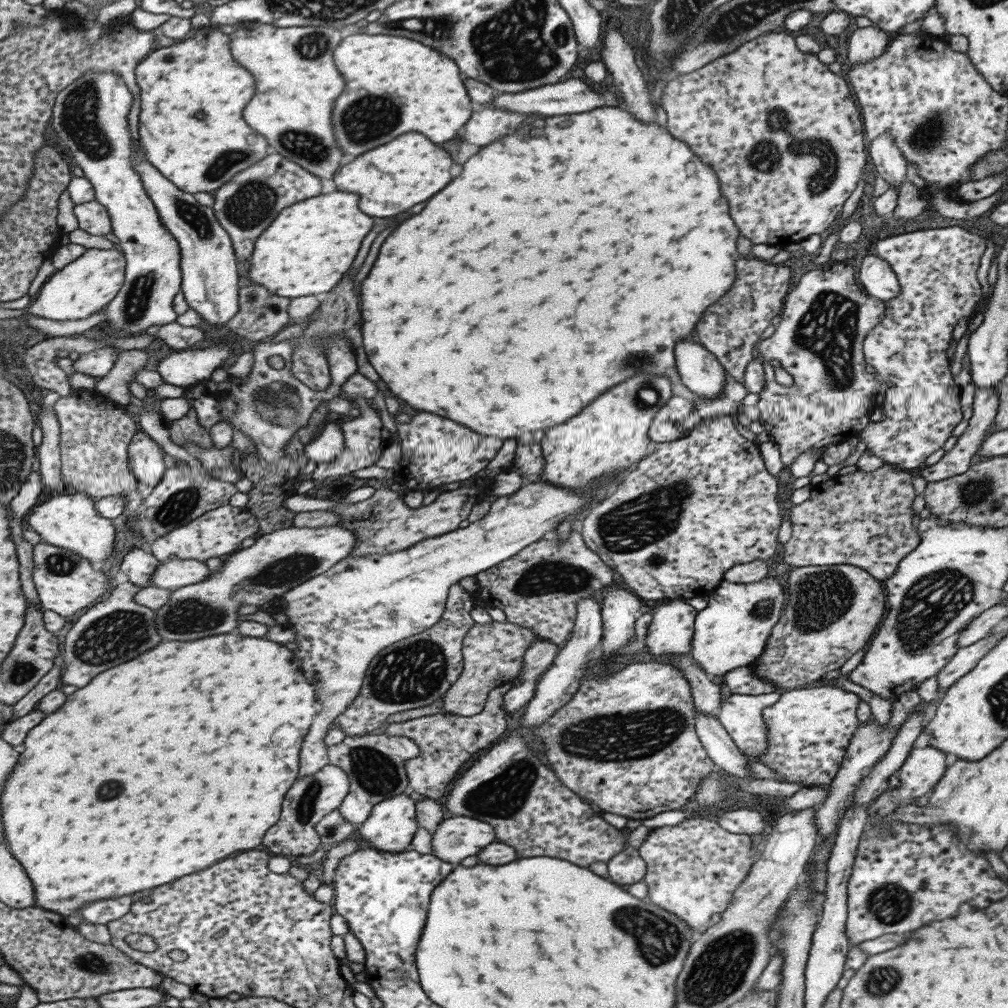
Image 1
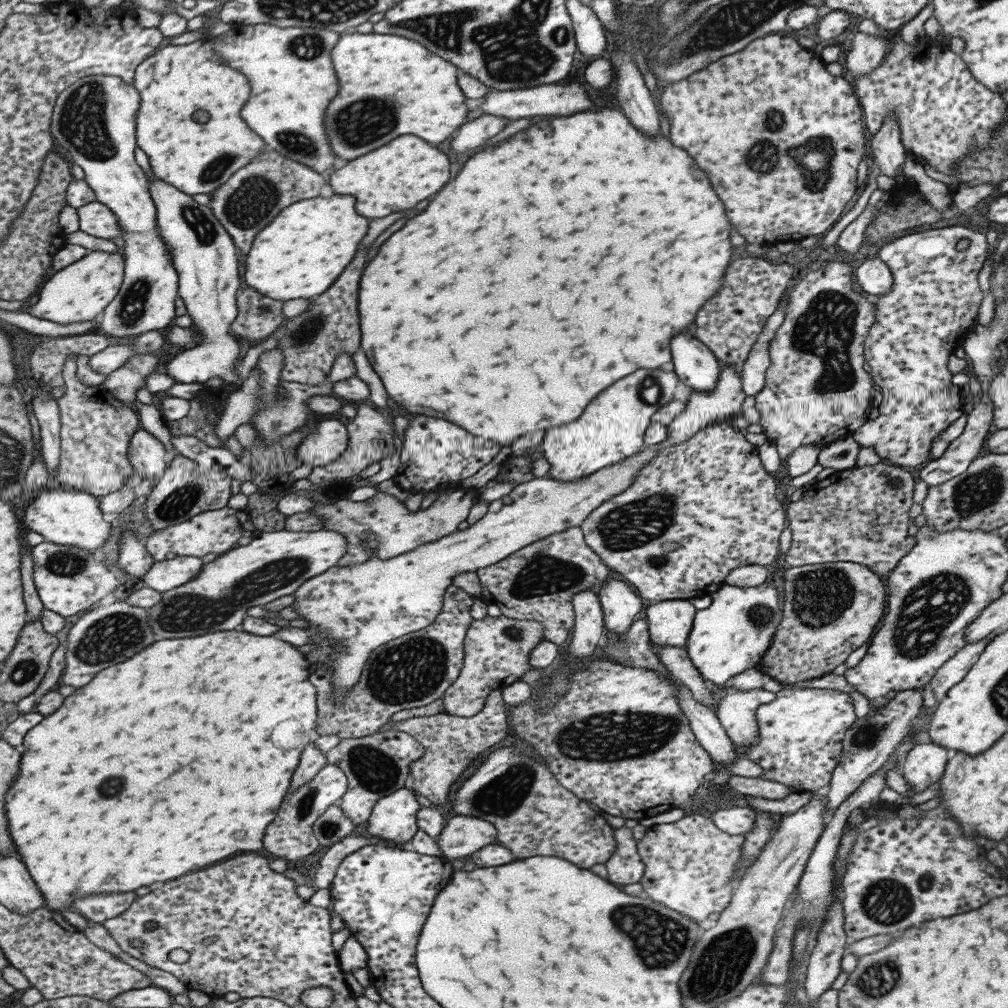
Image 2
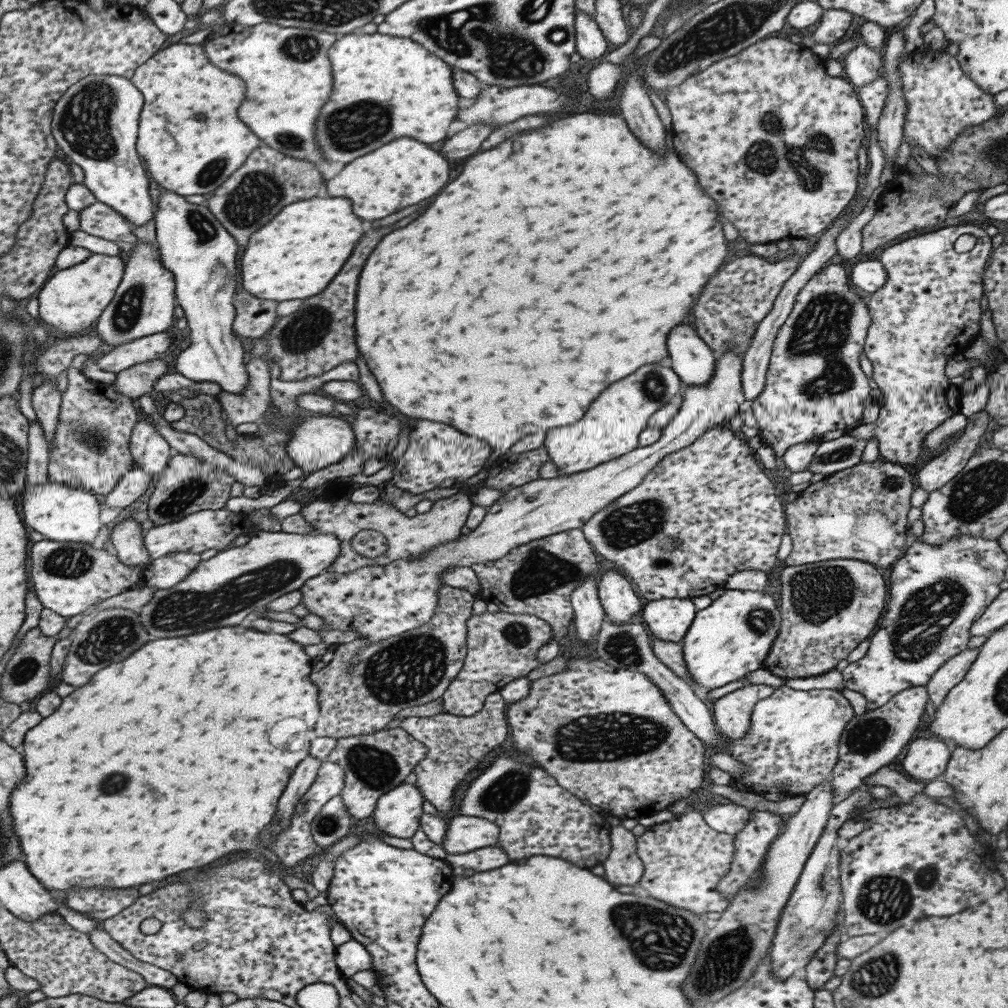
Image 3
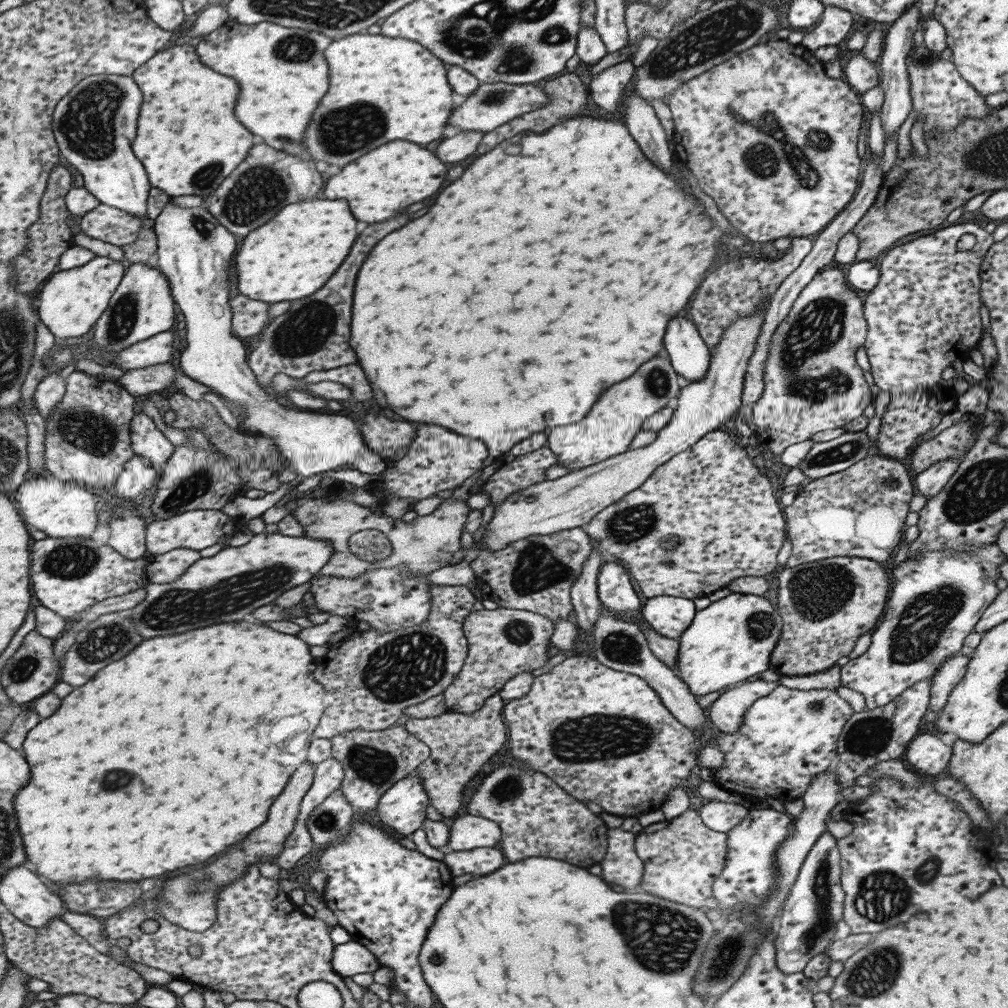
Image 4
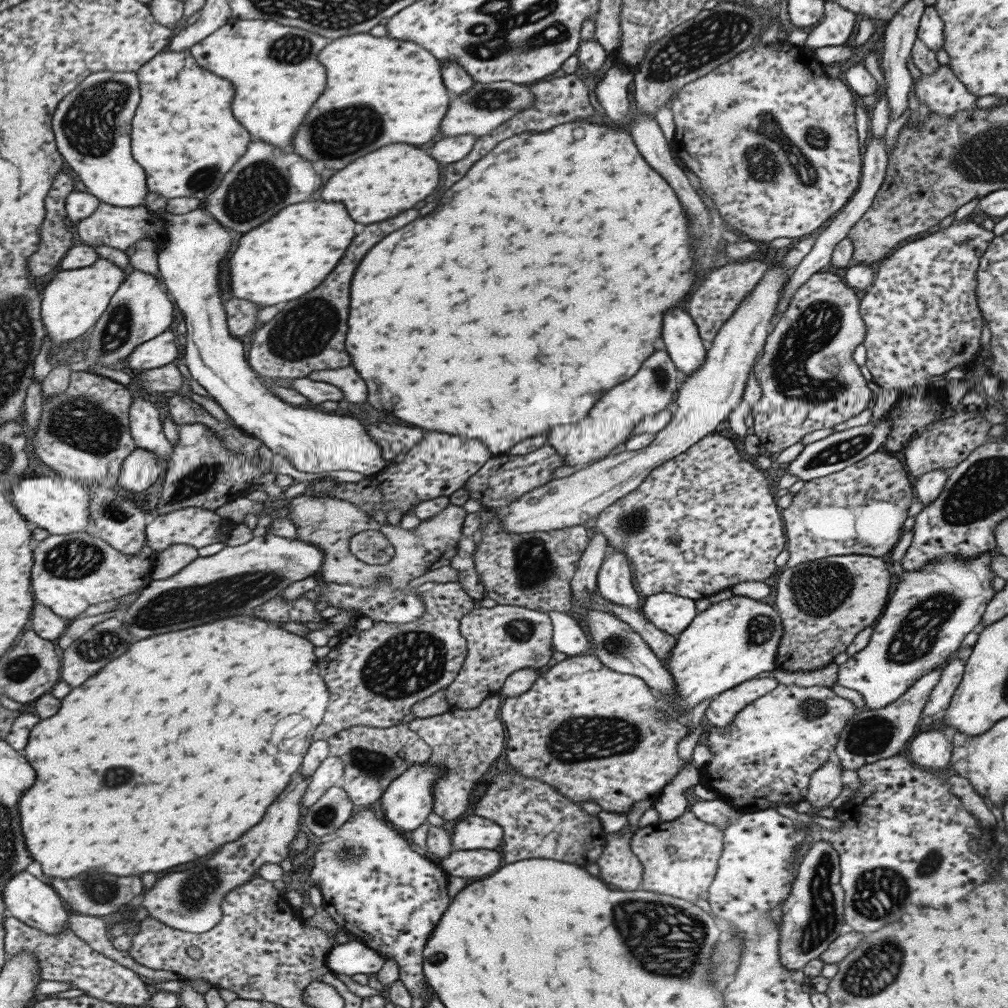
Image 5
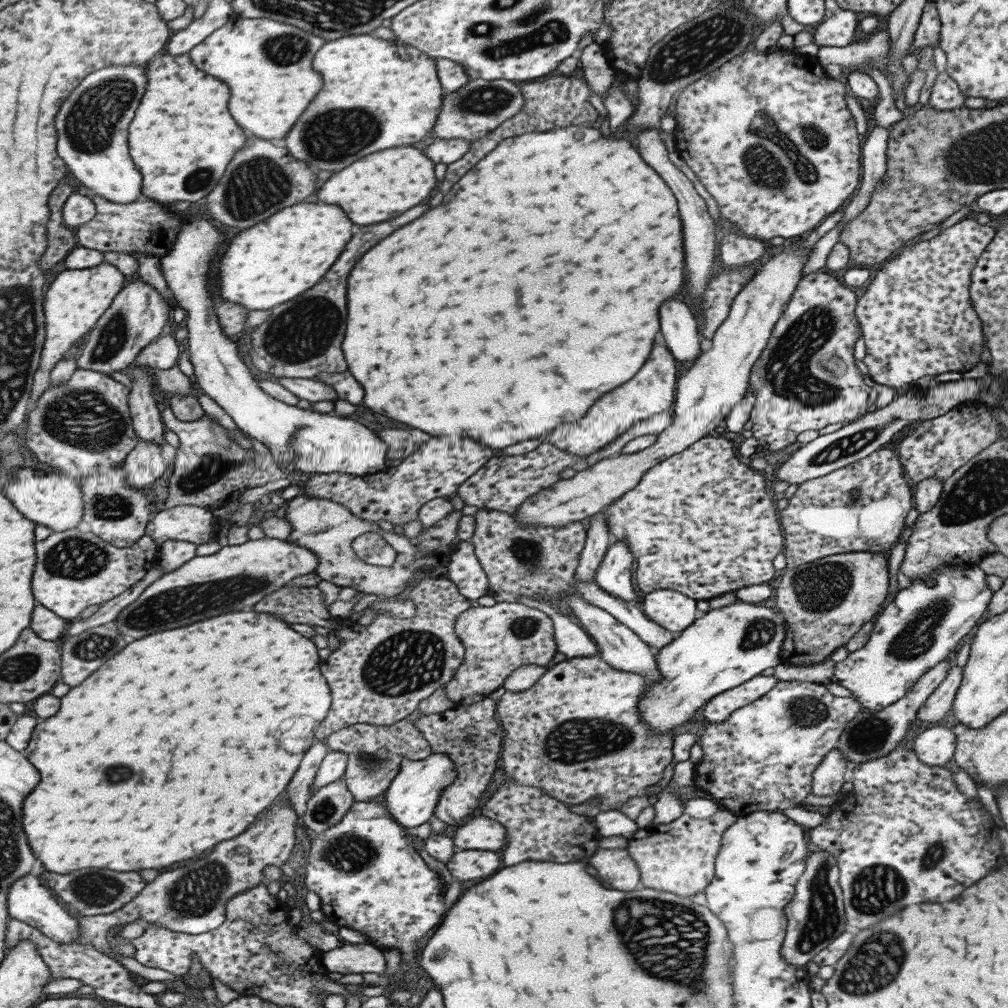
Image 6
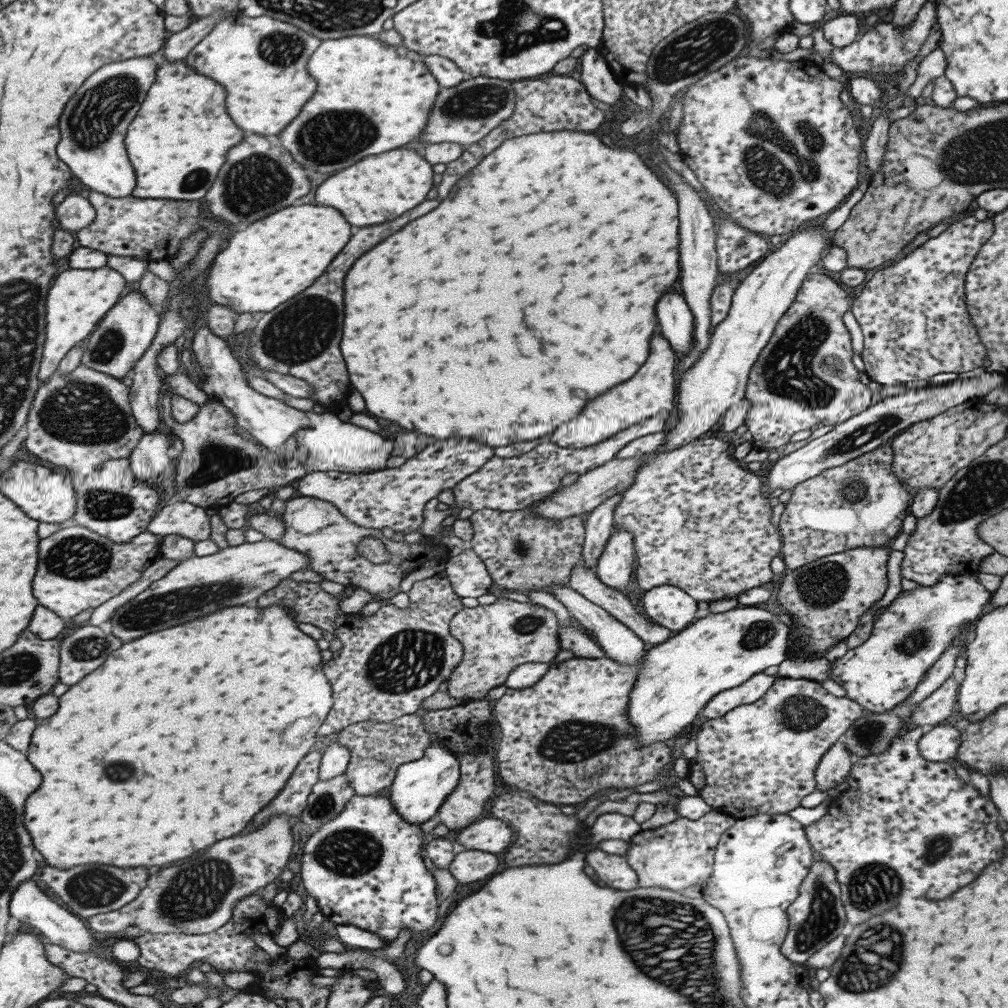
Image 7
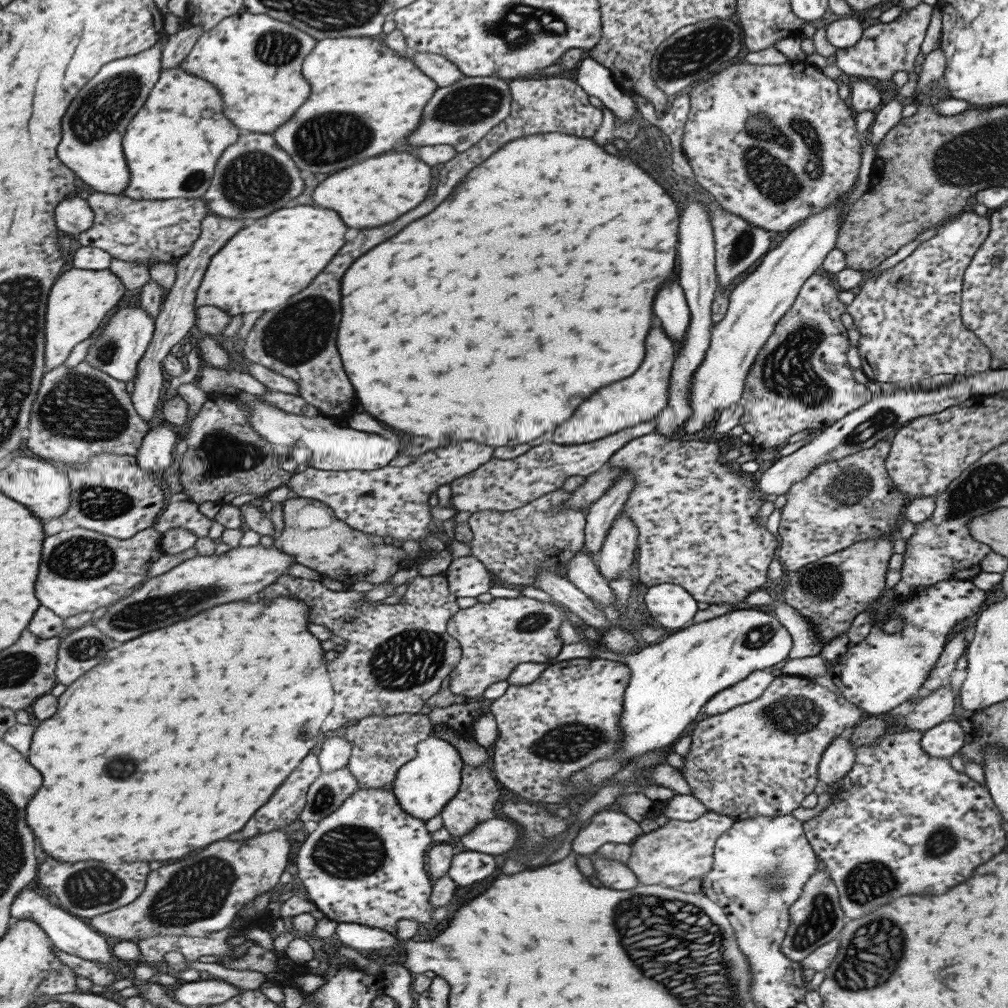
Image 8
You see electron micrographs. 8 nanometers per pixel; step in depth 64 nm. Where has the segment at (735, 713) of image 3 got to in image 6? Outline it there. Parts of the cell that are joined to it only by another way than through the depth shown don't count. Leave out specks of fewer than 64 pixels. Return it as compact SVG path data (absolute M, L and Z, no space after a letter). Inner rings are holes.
M757 675L735 688L724 690L706 701L702 707L702 716L709 723L723 722L733 710L757 700L771 690L776 681L773 675Z

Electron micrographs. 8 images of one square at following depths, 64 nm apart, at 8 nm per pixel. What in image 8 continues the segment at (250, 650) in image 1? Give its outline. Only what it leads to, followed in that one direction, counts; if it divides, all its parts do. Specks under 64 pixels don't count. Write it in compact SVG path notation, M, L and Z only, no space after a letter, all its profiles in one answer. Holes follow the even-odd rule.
M283 596L271 600L257 600L255 604L241 600L213 606L179 624L175 622L173 626L151 630L147 634L123 642L113 650L107 650L105 658L97 666L93 666L93 670L87 670L87 674L77 678L77 682L71 682L69 688L65 688L65 692L57 698L57 712L49 720L41 722L33 732L33 738L30 739L31 750L25 754L29 764L37 768L43 776L43 786L39 788L43 792L35 792L35 796L25 806L25 822L35 834L35 838L41 842L39 846L43 848L43 852L51 858L57 858L59 862L107 858L119 858L119 862L161 862L181 858L191 850L205 848L209 842L221 840L231 832L241 830L249 816L261 804L265 804L267 798L275 792L275 788L289 776L297 764L300 765L299 760L320 745L322 735L319 726L334 703L332 684L325 672L327 662L323 658L321 644L305 628L309 609L302 600Z

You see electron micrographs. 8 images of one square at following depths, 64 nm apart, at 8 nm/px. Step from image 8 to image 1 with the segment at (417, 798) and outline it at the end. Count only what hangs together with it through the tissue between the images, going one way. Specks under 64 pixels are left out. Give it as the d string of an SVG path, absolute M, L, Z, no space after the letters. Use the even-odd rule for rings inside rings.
M405 793L392 797L375 804L365 822L359 825L359 836L364 842L364 847L392 853L403 852L410 848L410 840L417 830L415 803Z

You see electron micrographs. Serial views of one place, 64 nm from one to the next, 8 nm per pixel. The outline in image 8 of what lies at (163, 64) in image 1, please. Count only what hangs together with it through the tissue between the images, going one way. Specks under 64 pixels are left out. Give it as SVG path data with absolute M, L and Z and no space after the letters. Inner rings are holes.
M178 66L161 70L141 110L131 118L121 146L129 168L129 184L121 195L133 200L169 200L201 198L213 176L213 166L221 152L237 140L237 130L221 114L221 98L217 90L197 76L187 74Z

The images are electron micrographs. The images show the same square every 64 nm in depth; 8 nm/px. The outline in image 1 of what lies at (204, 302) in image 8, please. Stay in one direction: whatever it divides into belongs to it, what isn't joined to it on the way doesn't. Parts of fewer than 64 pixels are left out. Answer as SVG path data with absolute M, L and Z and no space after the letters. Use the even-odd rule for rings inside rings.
M331 192L295 202L257 236L247 277L271 295L293 299L329 292L353 264L357 248L371 230L373 218L357 210L357 196Z

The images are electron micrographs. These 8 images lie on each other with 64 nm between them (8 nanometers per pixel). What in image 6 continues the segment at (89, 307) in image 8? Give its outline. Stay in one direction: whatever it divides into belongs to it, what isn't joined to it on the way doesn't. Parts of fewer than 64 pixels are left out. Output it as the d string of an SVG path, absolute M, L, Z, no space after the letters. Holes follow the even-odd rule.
M103 262L87 269L63 270L55 276L43 296L44 343L39 370L35 372L33 378L31 400L37 400L41 390L48 387L49 373L56 362L65 352L71 350L71 344L75 340L79 340L83 334L93 329L101 314L108 309L113 297L123 289L127 280L115 267Z

